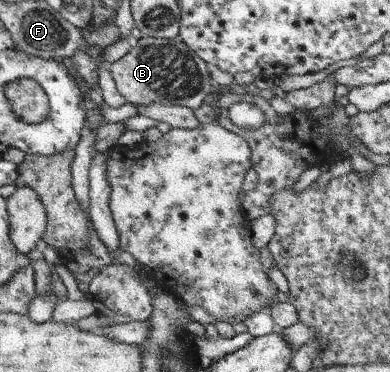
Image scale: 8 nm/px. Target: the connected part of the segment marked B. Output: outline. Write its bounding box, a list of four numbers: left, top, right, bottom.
[108,36,214,110]

